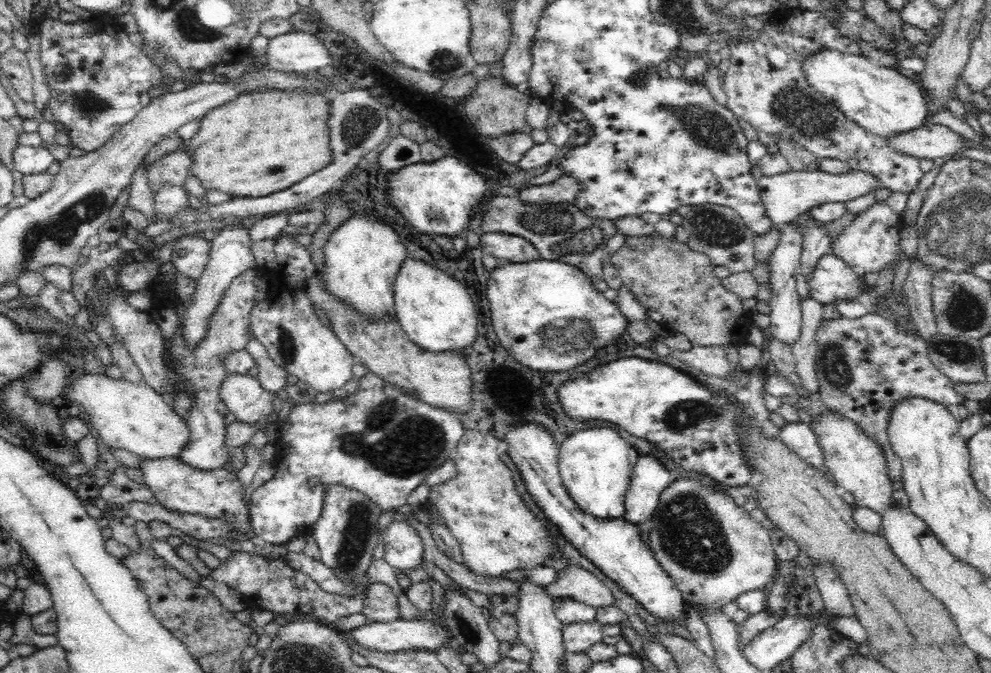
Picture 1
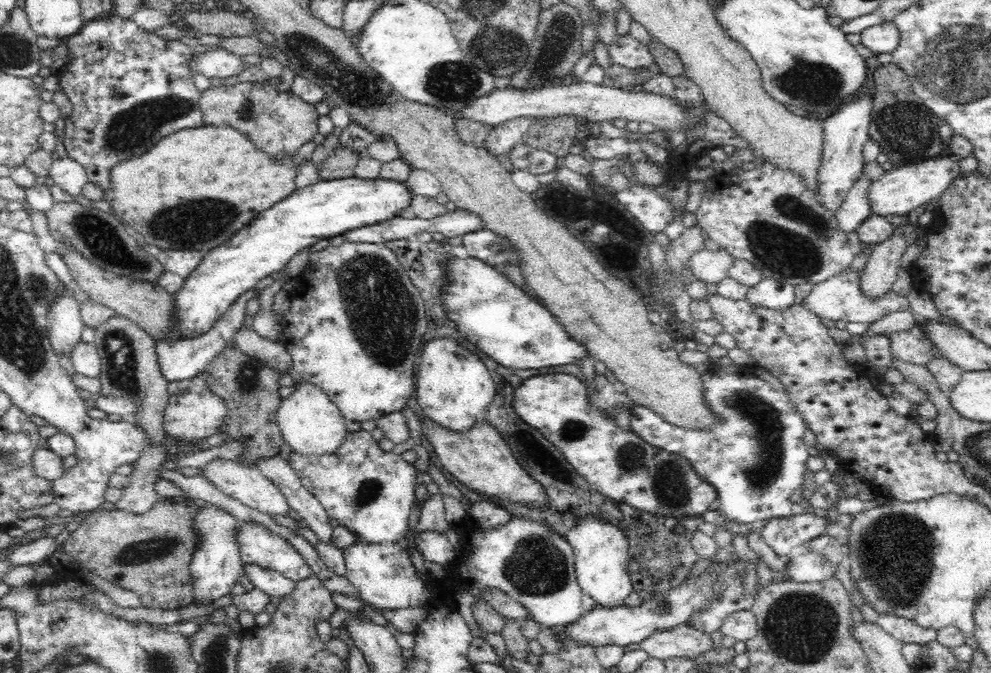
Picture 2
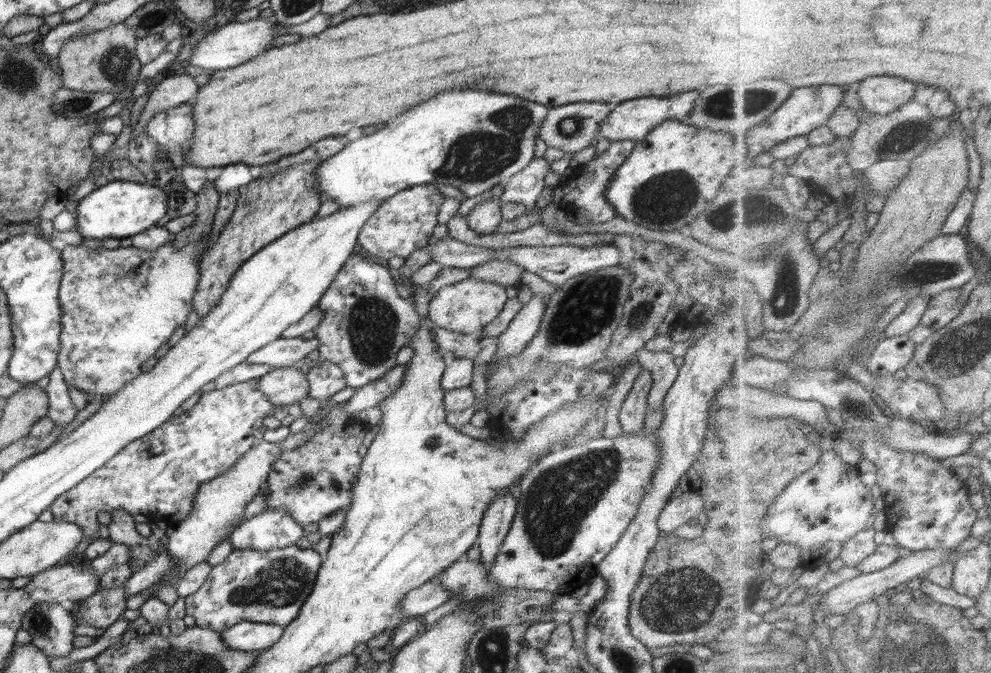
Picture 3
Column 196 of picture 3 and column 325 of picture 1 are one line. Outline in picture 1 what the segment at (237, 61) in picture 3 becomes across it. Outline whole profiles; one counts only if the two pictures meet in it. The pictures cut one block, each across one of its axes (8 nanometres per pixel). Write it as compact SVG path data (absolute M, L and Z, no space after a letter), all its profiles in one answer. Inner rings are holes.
M292 31L269 40L266 50L267 65L275 71L298 73L320 70L332 64L332 56L318 36Z

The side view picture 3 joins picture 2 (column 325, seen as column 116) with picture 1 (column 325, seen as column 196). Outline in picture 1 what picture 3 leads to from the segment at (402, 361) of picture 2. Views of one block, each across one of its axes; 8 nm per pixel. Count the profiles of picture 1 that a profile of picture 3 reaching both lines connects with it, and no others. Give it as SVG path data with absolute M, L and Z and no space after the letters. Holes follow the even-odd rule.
M356 214L345 220L324 245L324 265L321 278L324 287L346 305L376 318L394 316L394 282L406 256L396 230L373 214Z

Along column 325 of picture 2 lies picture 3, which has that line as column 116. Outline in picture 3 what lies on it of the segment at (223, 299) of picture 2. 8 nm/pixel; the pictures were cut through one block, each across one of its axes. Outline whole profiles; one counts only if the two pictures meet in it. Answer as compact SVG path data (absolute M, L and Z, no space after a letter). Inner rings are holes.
M116 180L88 194L78 202L76 210L77 231L84 238L131 238L157 224L168 213L167 195L158 186Z

